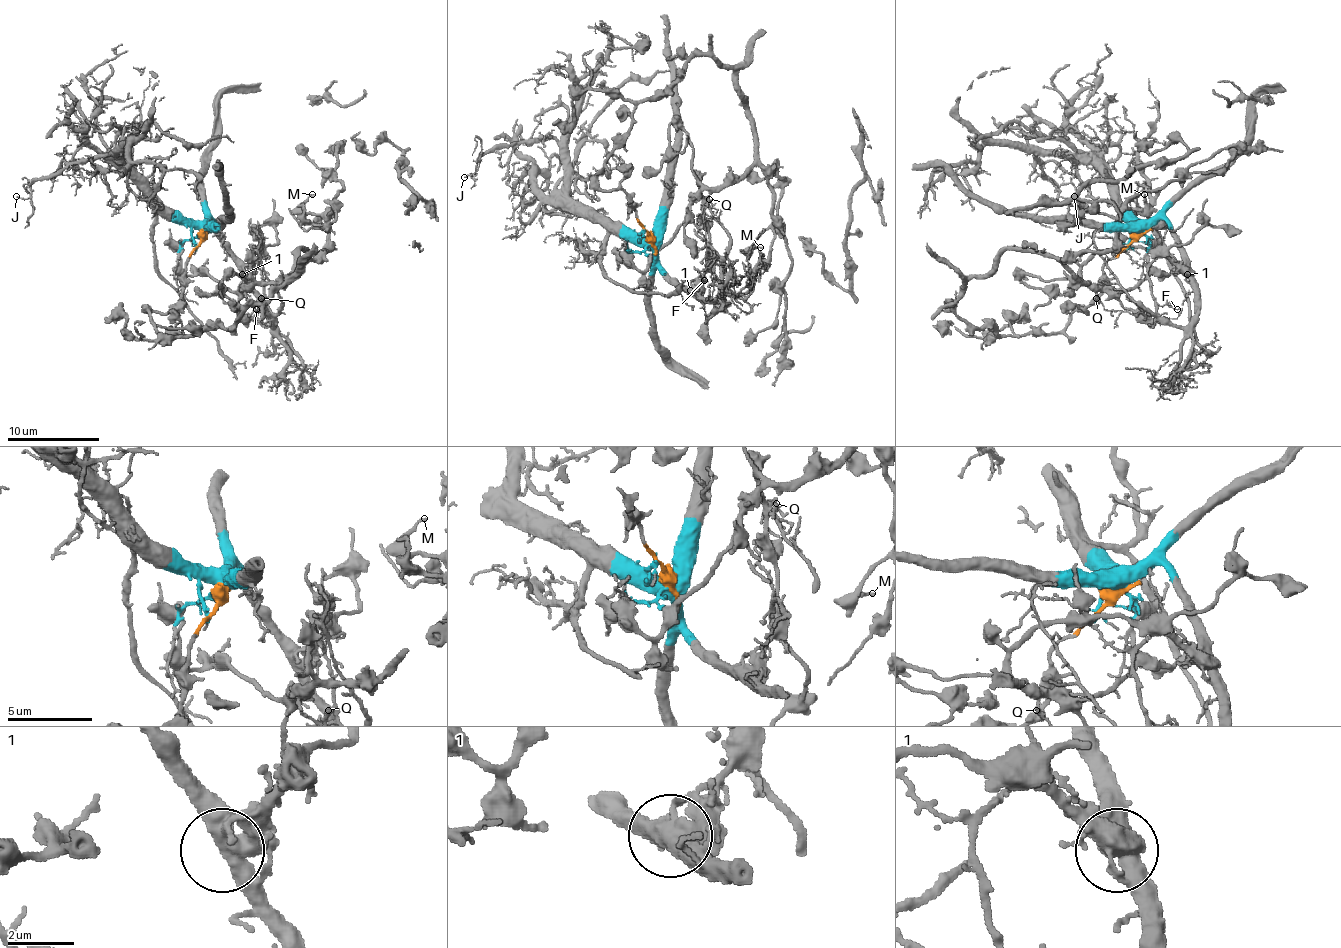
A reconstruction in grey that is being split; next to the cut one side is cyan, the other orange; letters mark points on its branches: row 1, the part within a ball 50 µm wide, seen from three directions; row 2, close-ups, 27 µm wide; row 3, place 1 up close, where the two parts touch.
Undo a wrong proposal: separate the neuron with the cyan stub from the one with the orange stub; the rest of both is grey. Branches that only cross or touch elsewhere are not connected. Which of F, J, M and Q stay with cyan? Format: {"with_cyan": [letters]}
{"with_cyan": ["F", "J", "Q"]}

